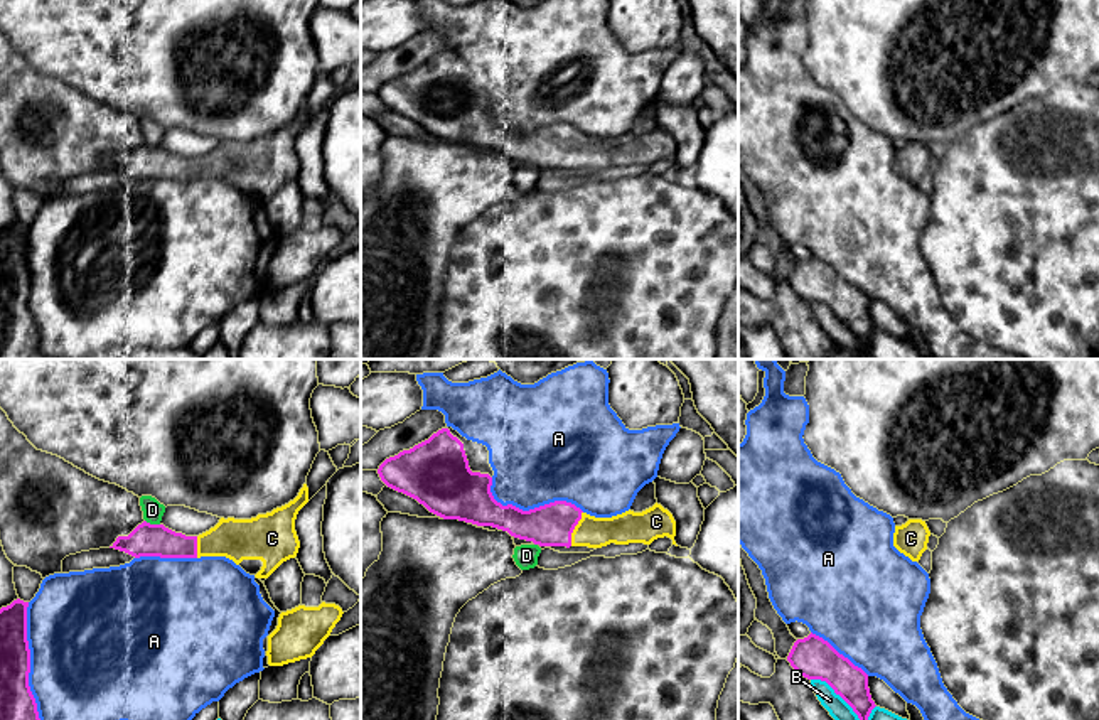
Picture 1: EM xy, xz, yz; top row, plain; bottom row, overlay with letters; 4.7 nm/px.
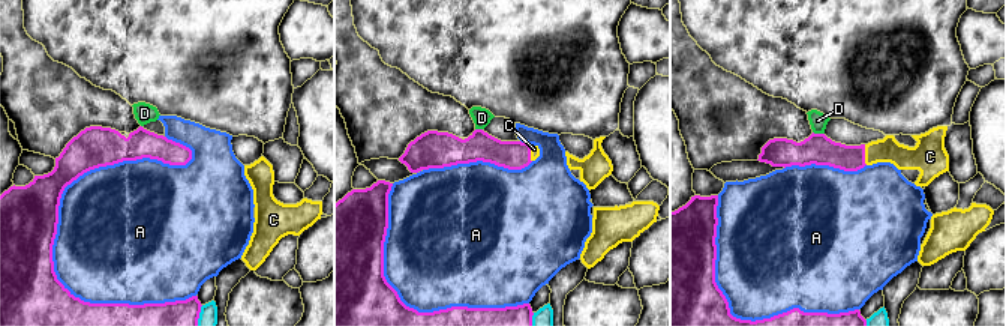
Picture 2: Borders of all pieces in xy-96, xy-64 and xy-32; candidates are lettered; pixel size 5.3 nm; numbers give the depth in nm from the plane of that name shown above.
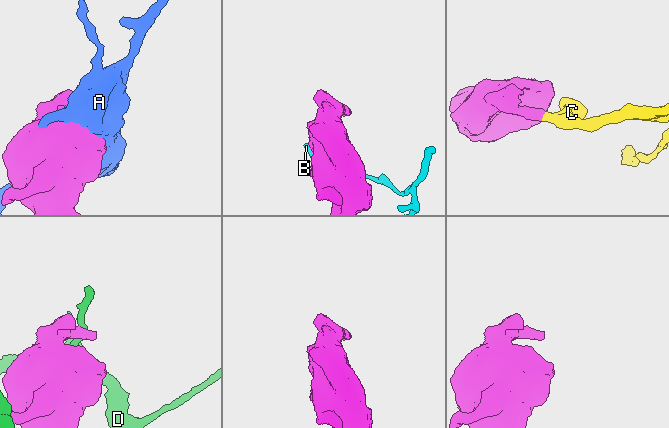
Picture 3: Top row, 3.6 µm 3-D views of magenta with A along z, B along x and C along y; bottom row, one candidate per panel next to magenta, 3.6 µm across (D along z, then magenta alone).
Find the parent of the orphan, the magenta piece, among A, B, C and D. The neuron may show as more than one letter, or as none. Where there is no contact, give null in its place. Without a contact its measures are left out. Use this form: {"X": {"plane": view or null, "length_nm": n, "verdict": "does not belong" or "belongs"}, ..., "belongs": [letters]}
{"A": {"plane": "xy", "length_nm": 650, "verdict": "does not belong"}, "B": {"plane": "yz", "length_nm": 320, "verdict": "does not belong"}, "C": {"plane": "xz", "length_nm": 180, "verdict": "belongs"}, "D": {"plane": "xy", "length_nm": 80, "verdict": "does not belong"}, "belongs": ["C"]}

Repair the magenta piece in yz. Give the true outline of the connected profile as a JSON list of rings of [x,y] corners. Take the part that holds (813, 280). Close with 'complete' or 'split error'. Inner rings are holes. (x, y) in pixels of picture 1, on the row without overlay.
[[[816,256],[797,261],[787,278],[797,297],[826,304],[858,337],[858,359],[873,359],[868,339],[877,329],[868,310],[868,297]]]; complete

